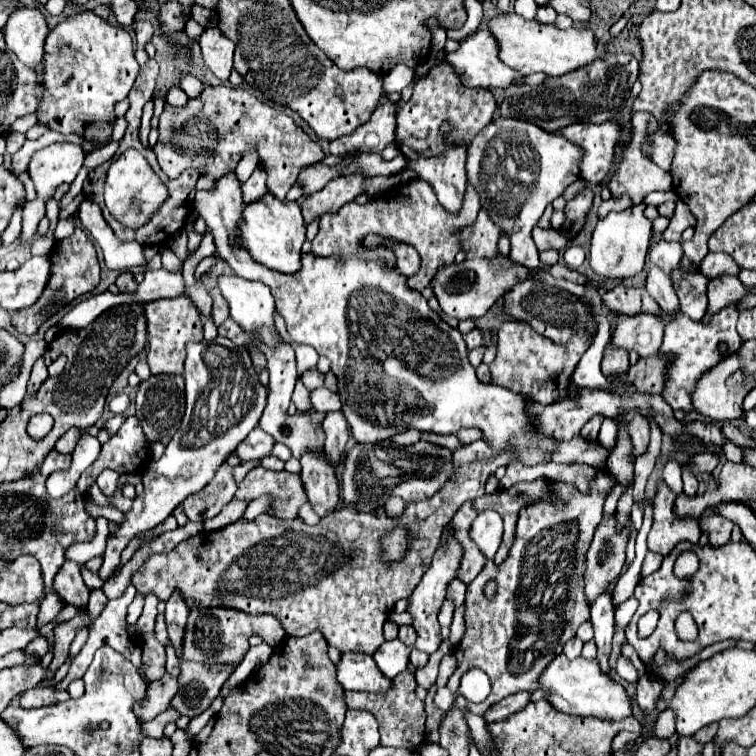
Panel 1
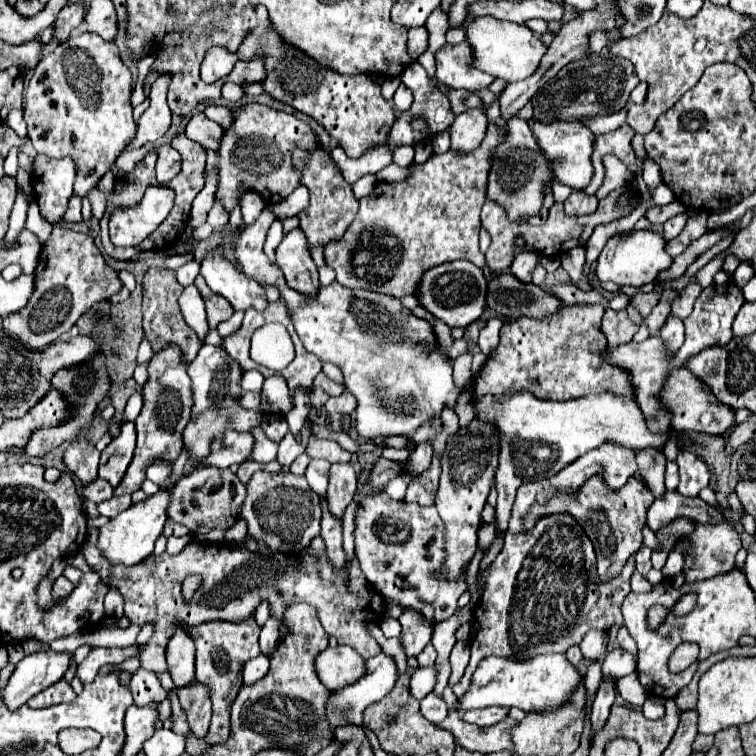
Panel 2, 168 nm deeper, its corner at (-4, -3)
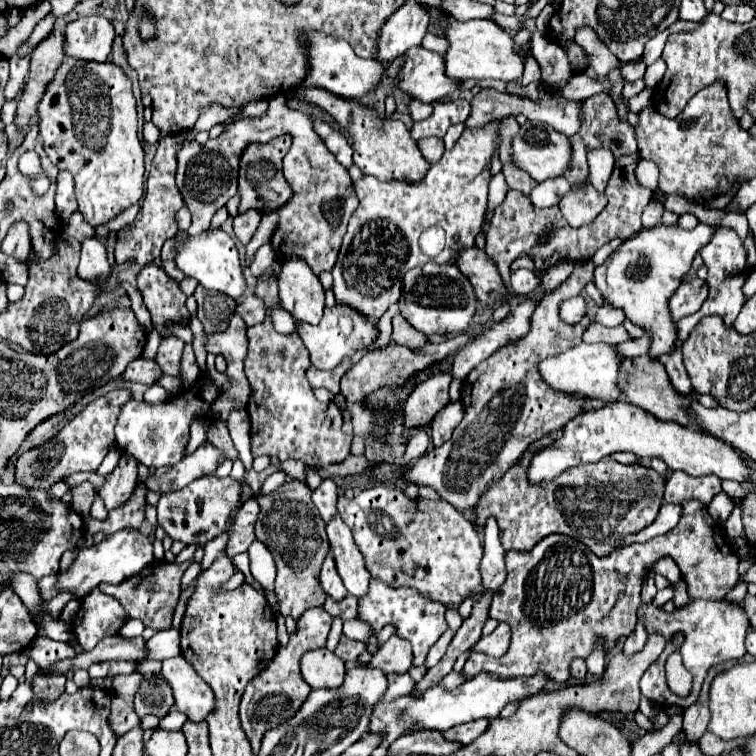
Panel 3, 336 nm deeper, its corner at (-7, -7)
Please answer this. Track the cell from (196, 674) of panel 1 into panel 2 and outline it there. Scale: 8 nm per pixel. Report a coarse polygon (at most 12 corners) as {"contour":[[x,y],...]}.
{"contour":[[197,680],[177,688],[191,732],[207,734],[213,704],[209,688]]}

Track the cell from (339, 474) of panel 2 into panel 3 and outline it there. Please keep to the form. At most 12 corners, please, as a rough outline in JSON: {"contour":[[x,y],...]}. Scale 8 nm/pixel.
{"contour":[[336,516],[328,526],[330,552],[346,590],[360,598],[370,574]]}

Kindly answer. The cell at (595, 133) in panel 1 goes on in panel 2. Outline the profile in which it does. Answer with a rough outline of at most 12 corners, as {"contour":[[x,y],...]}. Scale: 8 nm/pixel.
{"contour":[[529,122],[555,178],[583,190],[595,134],[581,122]]}

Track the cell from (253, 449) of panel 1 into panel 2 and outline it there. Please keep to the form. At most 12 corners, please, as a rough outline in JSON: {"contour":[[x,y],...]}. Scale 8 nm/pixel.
{"contour":[[225,434],[205,466],[229,468],[249,458],[251,434]]}

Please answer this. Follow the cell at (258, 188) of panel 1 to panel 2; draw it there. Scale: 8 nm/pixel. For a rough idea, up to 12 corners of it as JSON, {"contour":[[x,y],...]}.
{"contour":[[255,192],[241,198],[243,222],[255,222],[265,202]]}

